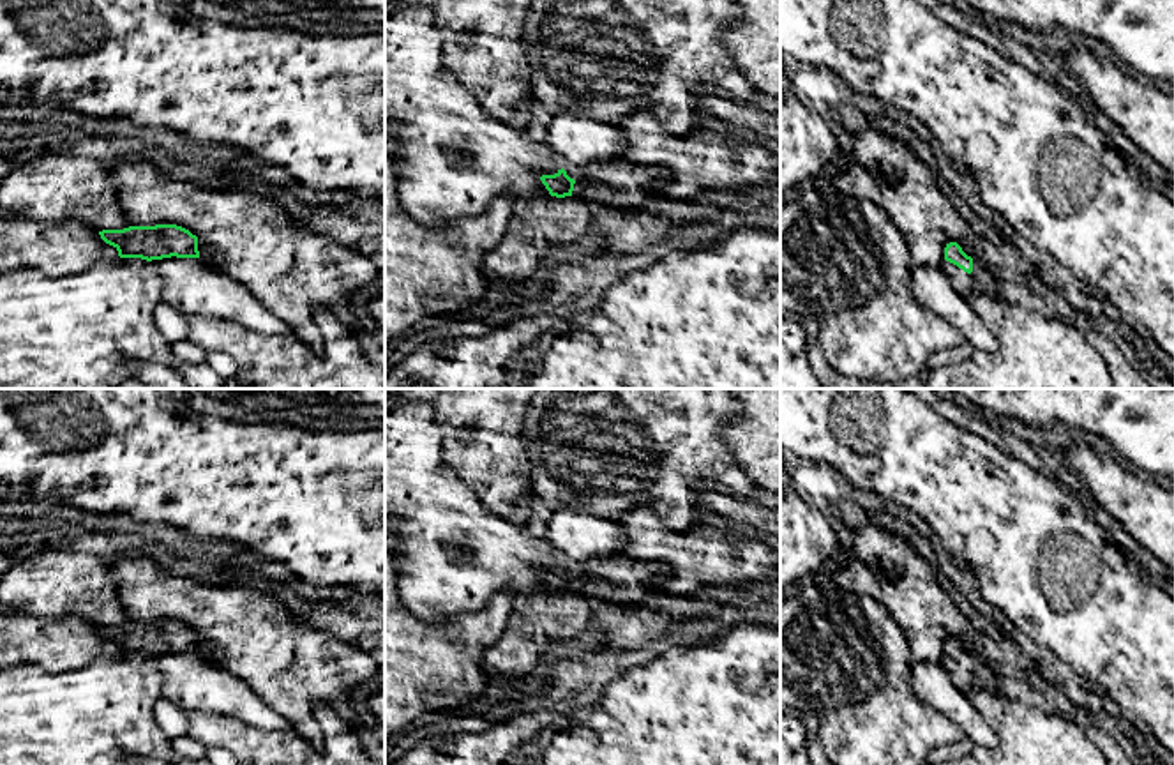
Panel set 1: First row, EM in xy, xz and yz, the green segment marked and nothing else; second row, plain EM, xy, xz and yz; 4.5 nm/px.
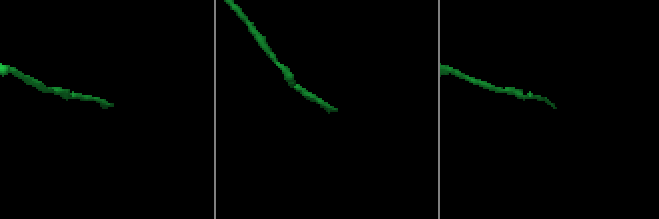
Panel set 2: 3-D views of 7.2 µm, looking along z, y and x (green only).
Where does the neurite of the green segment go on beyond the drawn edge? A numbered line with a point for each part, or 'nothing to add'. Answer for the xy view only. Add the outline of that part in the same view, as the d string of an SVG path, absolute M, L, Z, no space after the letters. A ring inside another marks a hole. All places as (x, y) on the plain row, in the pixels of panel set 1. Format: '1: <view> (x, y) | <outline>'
nothing to add

